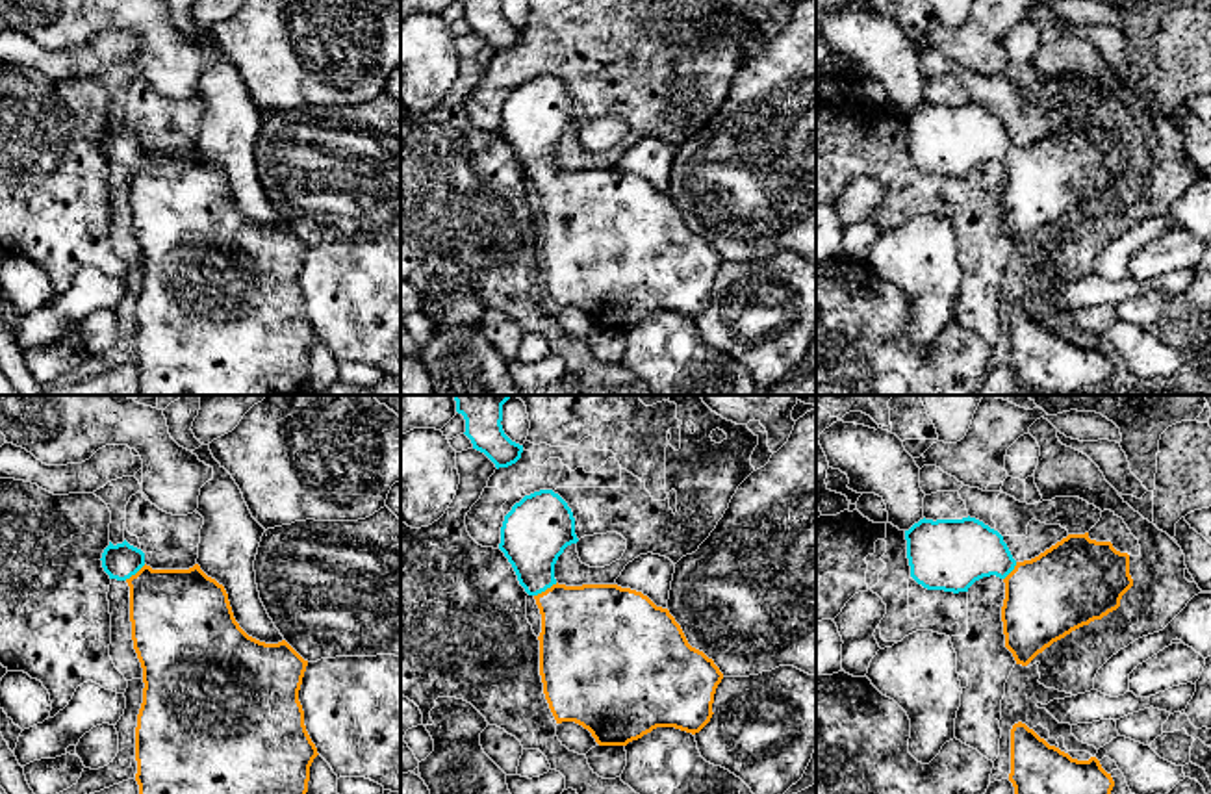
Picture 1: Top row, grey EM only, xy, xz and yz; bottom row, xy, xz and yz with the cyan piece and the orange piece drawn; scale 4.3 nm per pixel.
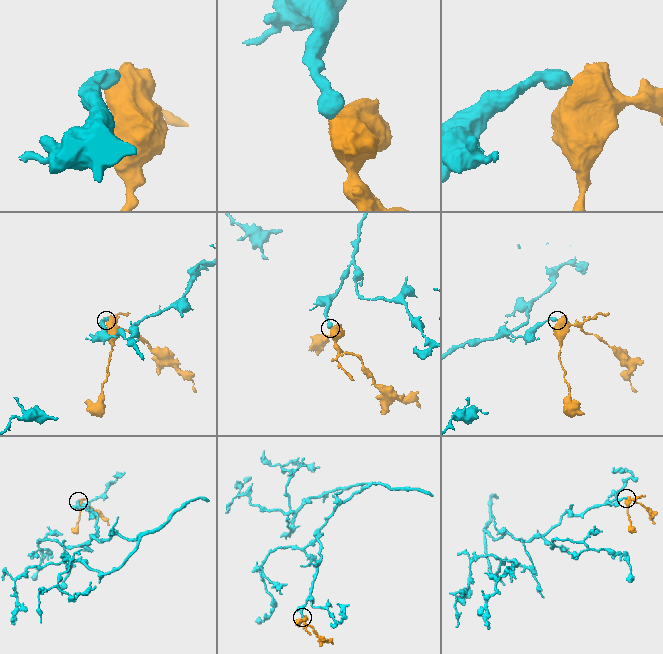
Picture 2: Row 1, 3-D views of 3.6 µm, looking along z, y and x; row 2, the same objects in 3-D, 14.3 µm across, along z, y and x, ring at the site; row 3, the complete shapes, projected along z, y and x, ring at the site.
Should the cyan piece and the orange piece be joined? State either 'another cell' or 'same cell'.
same cell

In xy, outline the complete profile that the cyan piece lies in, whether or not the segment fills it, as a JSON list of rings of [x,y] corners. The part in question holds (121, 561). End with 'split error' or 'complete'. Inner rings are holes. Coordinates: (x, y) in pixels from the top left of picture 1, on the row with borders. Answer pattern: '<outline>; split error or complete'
[[[126,540],[117,545],[109,542],[100,560],[109,579],[126,581],[130,586],[132,640],[143,668],[145,683],[135,727],[135,781],[139,785],[139,794],[306,794],[310,766],[319,755],[306,731],[304,711],[299,701],[299,690],[308,660],[304,660],[286,640],[265,644],[249,636],[234,618],[224,586],[208,577],[198,564],[189,570],[152,570],[145,564],[145,553],[130,545]]]; split error

